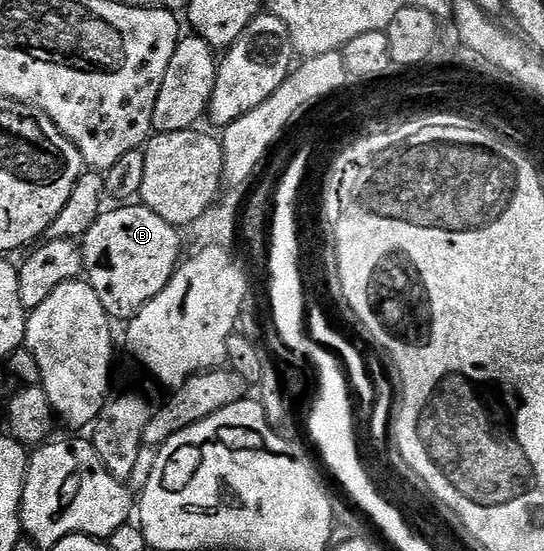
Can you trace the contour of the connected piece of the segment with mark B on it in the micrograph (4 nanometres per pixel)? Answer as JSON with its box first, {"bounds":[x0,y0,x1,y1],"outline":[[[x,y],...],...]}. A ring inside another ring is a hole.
{"bounds":[82,205,181,321],"outline":[[[116,205],[113,211],[105,210],[82,236],[86,282],[98,293],[102,309],[109,319],[127,321],[172,280],[181,262],[180,235],[158,213],[143,205]]]}

